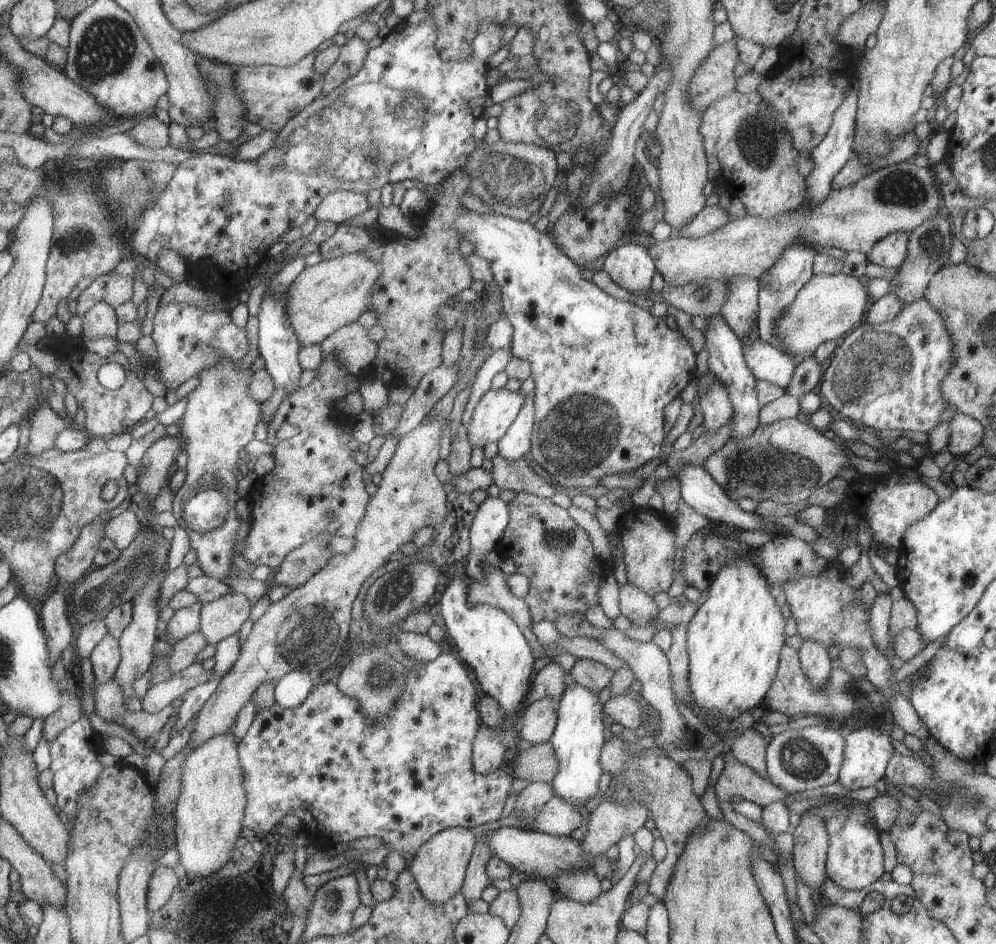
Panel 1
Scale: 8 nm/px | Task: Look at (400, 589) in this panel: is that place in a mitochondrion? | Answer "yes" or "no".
yes

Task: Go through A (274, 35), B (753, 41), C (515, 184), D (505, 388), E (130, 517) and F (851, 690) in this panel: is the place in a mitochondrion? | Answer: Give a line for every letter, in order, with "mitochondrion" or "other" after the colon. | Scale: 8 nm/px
A: mitochondrion
B: other
C: mitochondrion
D: other
E: other
F: mitochondrion

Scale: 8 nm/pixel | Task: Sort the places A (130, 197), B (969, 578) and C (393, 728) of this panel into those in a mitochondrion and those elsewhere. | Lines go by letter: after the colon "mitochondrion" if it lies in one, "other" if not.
A: mitochondrion
B: other
C: mitochondrion

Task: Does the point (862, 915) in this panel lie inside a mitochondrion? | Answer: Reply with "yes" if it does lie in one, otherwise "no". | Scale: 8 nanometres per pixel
no

